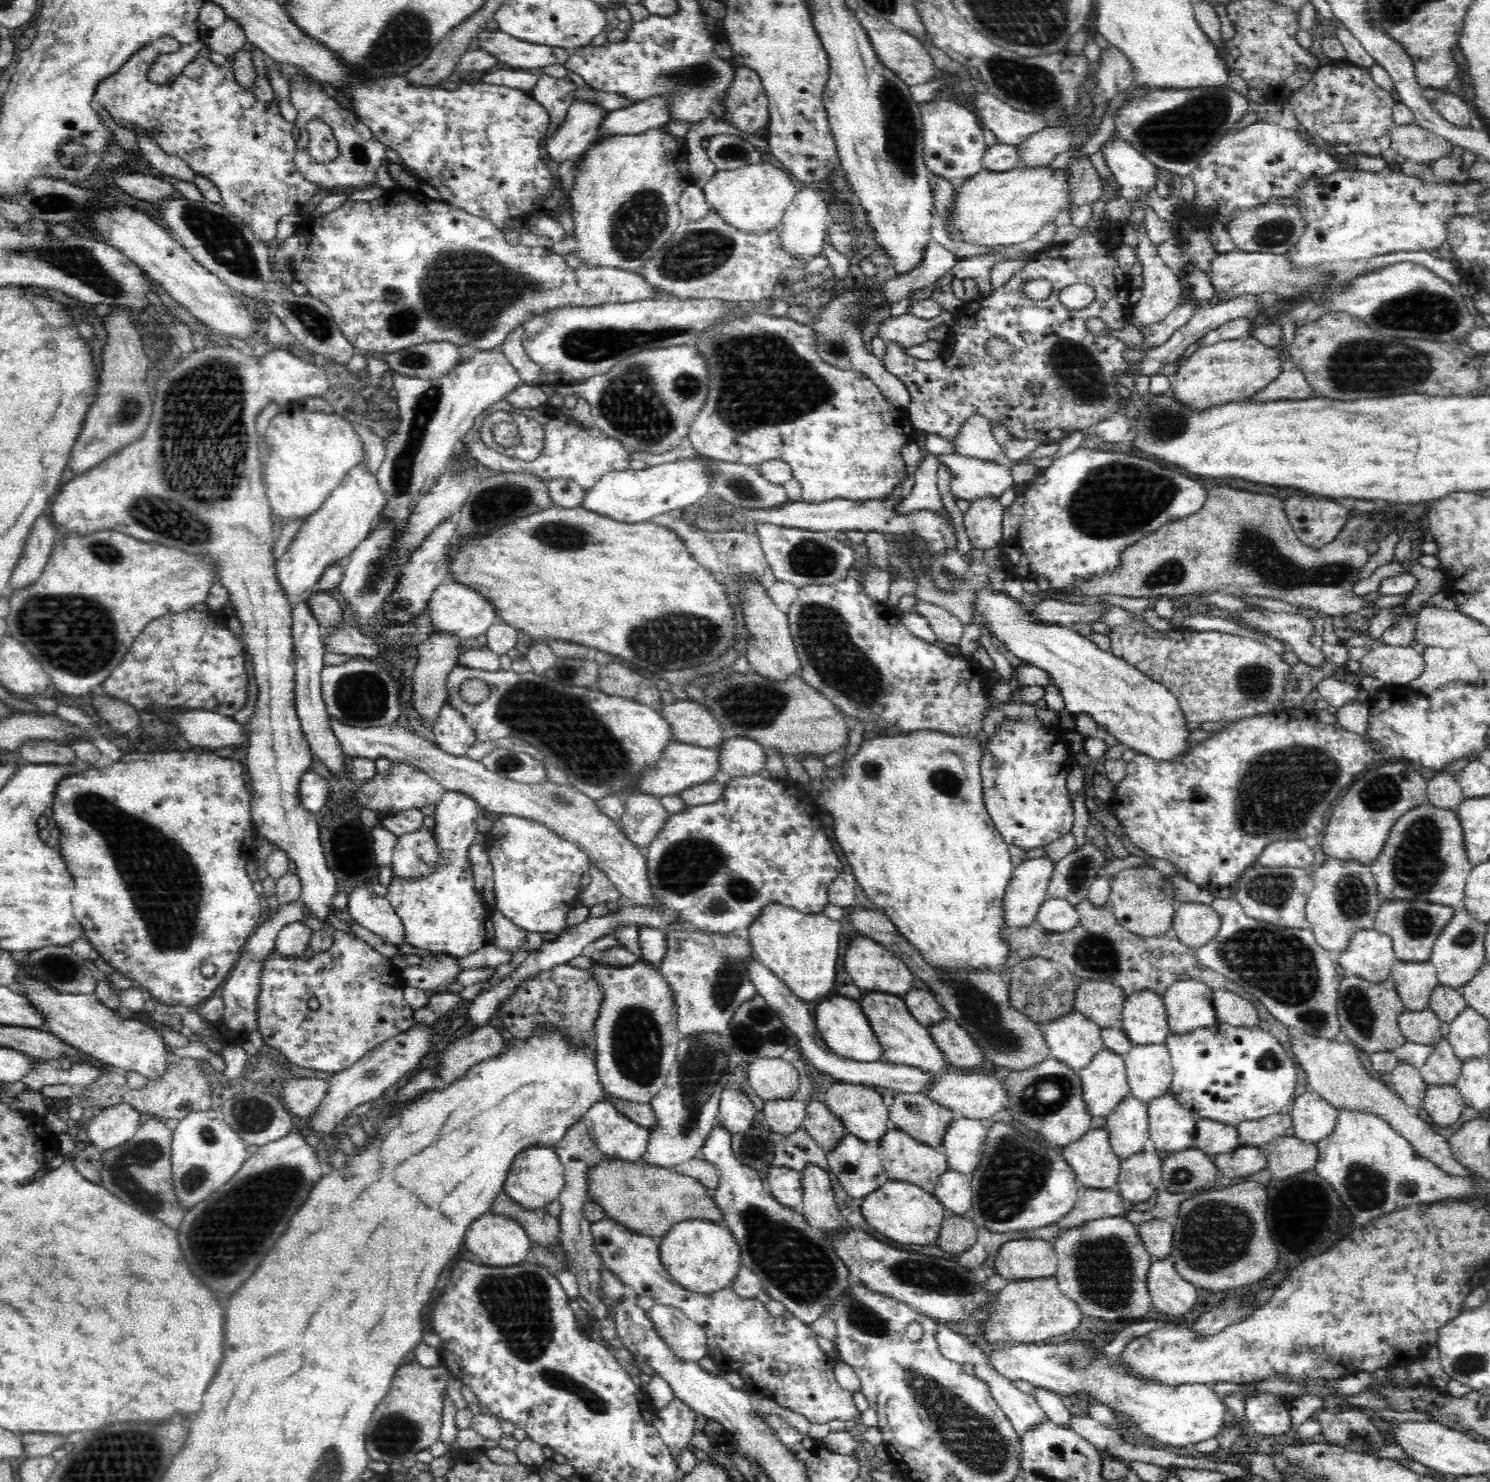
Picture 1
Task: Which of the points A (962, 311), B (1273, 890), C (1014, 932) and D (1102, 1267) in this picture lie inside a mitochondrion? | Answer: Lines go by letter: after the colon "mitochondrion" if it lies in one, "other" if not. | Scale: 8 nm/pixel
A: other
B: mitochondrion
C: other
D: mitochondrion

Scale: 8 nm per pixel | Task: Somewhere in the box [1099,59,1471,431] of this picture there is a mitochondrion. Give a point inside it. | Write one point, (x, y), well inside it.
(1367, 365)

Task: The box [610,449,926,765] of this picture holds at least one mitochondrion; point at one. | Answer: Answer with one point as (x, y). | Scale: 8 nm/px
(836, 658)

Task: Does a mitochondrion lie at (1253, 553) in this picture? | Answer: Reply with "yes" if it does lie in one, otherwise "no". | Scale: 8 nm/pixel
yes

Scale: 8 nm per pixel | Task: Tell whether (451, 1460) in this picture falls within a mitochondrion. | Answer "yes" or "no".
no

